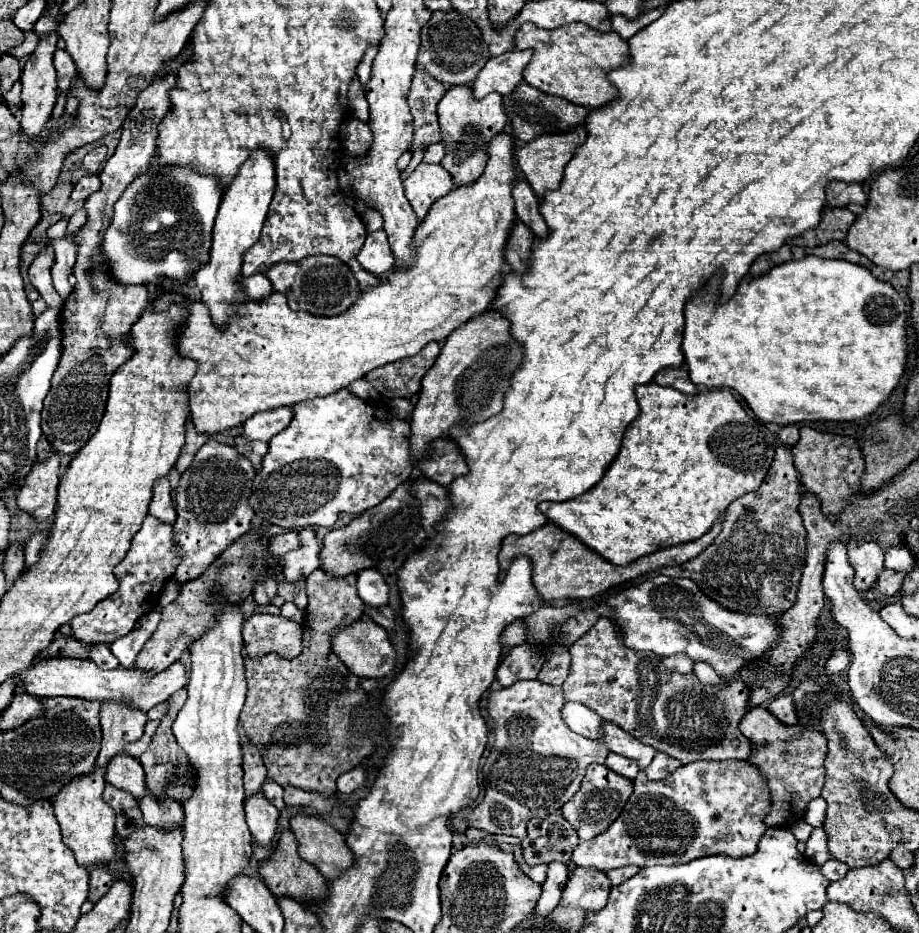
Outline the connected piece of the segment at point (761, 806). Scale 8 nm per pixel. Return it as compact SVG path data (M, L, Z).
M602 721L600 737L596 739L602 743L608 751L620 753L630 759L638 759L640 773L634 779L634 793L624 805L618 819L600 835L596 835L590 841L580 843L574 853L572 861L580 867L596 867L600 871L610 871L626 865L636 867L648 867L648 865L674 865L674 863L688 863L692 859L708 857L708 855L728 855L728 857L746 857L758 849L758 841L768 829L764 819L770 813L770 789L766 785L766 777L756 769L756 765L748 761L728 759L728 761L694 761L680 769L676 769L668 779L664 781L648 781L642 769L652 761L654 749L636 741L630 733L624 733L618 725L612 725L610 721Z

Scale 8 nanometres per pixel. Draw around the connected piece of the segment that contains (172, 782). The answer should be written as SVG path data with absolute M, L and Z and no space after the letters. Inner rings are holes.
M180 689L170 697L170 709L162 717L162 721L152 737L150 749L140 757L140 763L146 771L146 787L150 789L150 793L160 799L172 797L178 803L184 803L184 799L192 797L194 787L196 787L196 769L190 765L188 755L176 745L176 737L172 737L172 721L176 719L178 711L184 707L184 701L186 701L186 689Z

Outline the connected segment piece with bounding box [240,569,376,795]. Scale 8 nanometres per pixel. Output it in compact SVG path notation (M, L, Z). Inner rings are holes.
M316 569L306 577L306 593L308 611L302 625L302 653L292 661L280 659L280 655L244 659L248 693L244 709L240 713L240 723L246 731L248 741L252 741L252 745L256 745L256 749L260 751L270 781L276 781L282 787L292 785L304 791L320 791L330 795L336 791L336 779L344 771L360 765L376 751L370 735L366 731L360 731L354 723L354 717L360 713L360 709L368 707L370 697L360 685L360 677L350 673L348 667L332 653L332 633L336 629L348 627L350 623L356 623L364 615L364 603L356 593L354 573L348 577L332 577L324 569Z

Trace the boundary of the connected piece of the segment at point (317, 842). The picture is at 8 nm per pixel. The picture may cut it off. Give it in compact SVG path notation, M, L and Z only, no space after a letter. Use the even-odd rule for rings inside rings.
M296 815L290 821L298 841L298 853L314 865L326 881L334 881L354 865L354 853L344 837L328 823L312 815Z

